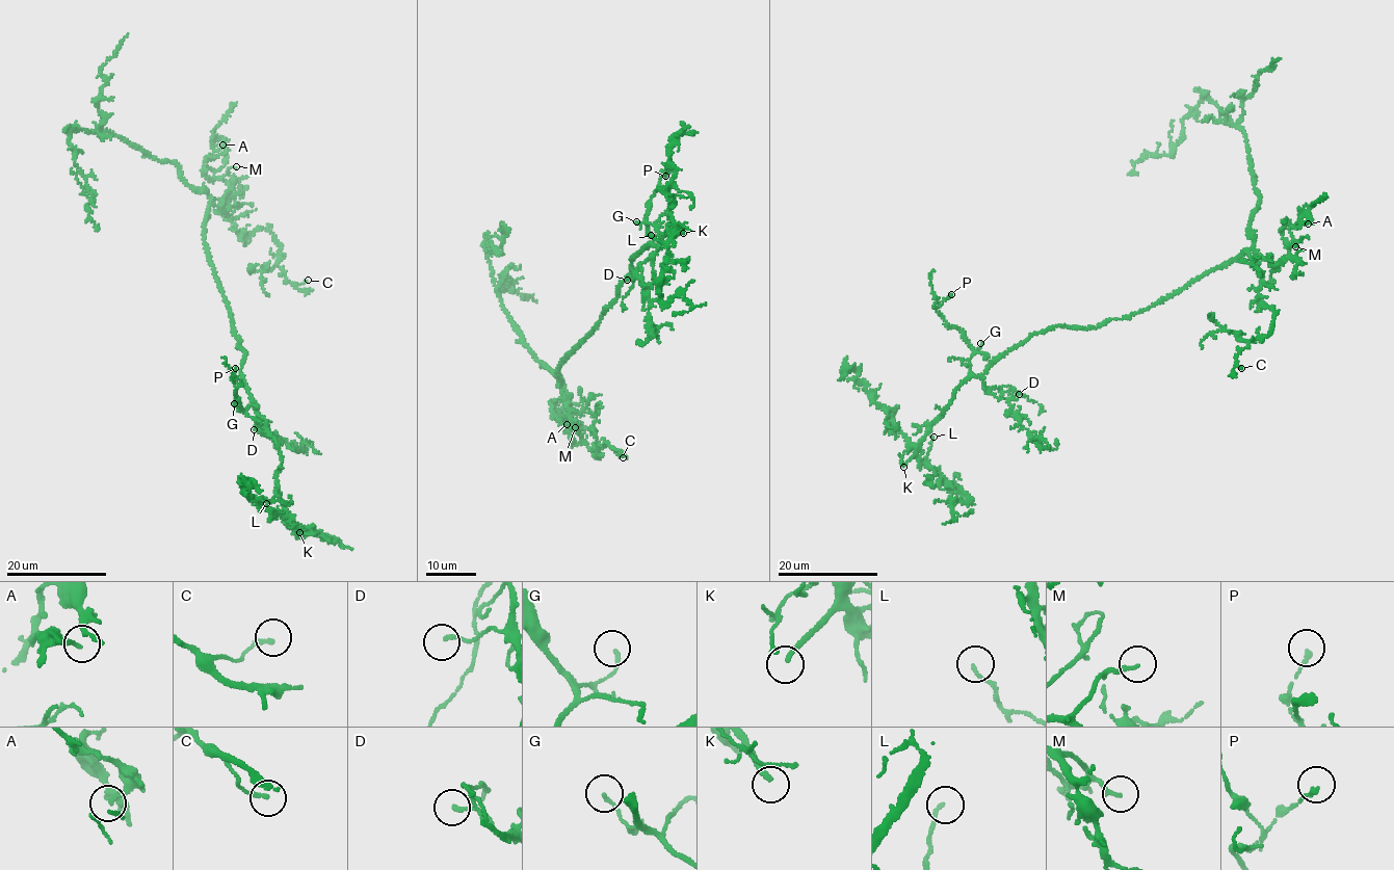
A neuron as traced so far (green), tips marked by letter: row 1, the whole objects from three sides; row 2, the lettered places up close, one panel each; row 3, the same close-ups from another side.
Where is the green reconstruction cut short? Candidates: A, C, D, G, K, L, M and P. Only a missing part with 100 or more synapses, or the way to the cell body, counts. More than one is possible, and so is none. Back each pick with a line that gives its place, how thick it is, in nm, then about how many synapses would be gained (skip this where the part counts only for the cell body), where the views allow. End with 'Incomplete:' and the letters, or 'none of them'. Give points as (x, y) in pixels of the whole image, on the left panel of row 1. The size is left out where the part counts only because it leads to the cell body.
K: place (299, 532); calibre 150 nm
Incomplete: K

